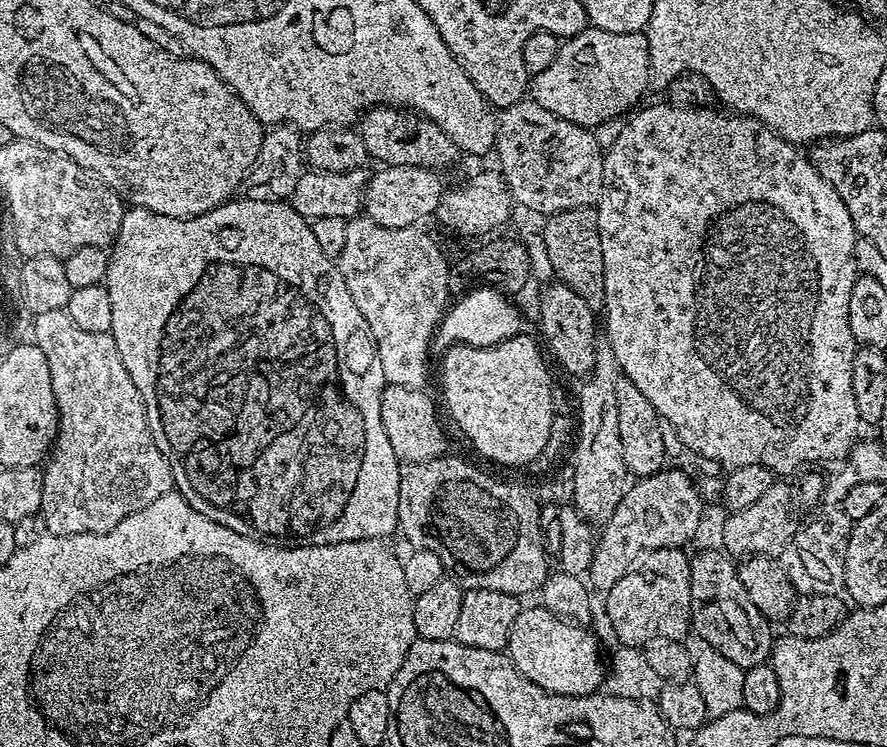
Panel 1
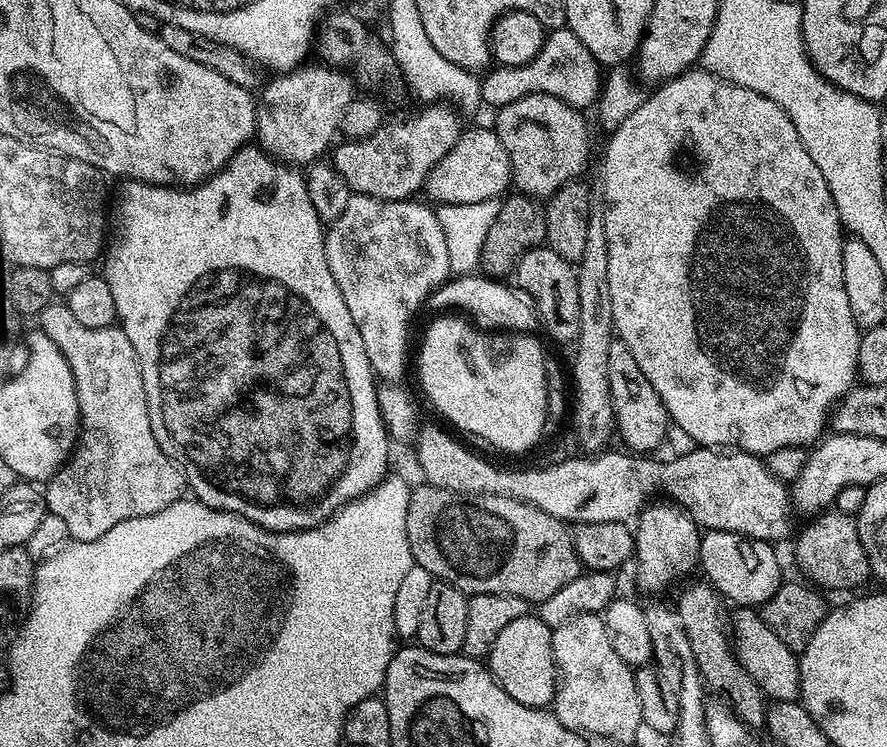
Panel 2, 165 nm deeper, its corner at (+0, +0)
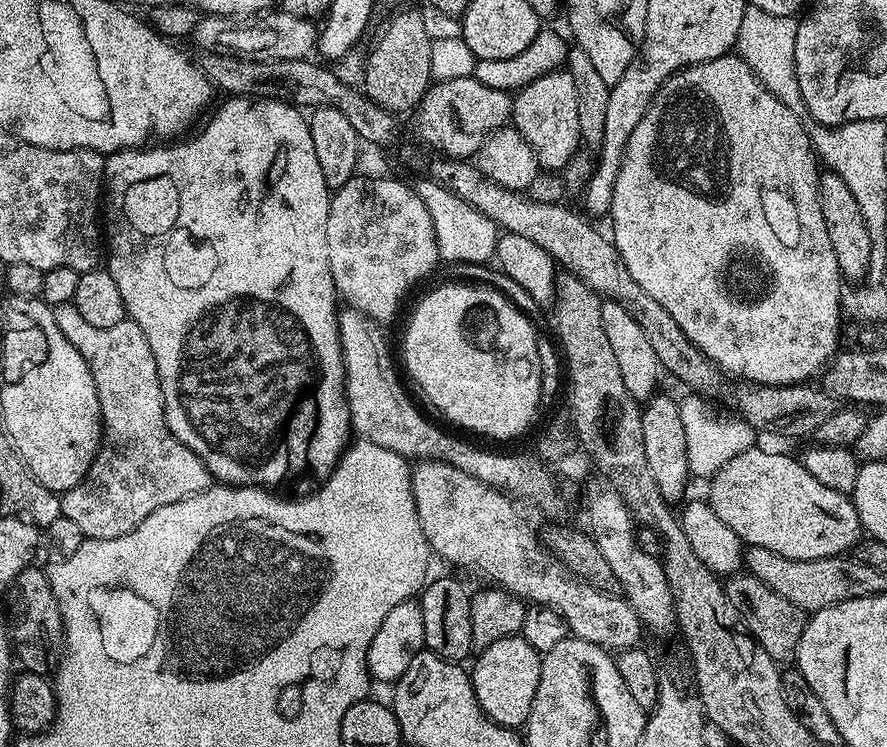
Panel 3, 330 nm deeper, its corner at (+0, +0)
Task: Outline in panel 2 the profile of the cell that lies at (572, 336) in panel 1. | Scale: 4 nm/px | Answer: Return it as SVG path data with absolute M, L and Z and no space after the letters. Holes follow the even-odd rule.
M550 247L532 248L526 254L522 254L522 258L516 264L514 284L535 305L543 331L548 331L558 343L571 345L578 334L578 278L570 261L562 258L562 254Z

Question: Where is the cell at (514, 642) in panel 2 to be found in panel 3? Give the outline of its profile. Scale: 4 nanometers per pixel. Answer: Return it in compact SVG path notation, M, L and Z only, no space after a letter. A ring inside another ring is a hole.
M523 634L501 638L475 657L476 665L470 668L474 694L484 713L494 723L513 730L519 729L519 724L520 727L527 725L530 706L534 706L534 694L538 694L541 659L541 653L526 642Z

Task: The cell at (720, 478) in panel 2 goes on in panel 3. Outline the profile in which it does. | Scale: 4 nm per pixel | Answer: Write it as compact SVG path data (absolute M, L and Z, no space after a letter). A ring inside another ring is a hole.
M750 447L730 458L730 462L723 464L711 477L710 503L714 514L718 514L718 518L722 518L722 522L726 522L745 545L774 550L774 554L782 554L782 558L813 560L851 553L862 540L858 510L851 499L843 492L830 490L830 486L822 486L822 482L818 482L797 457L795 460L784 452L767 452L760 447Z

